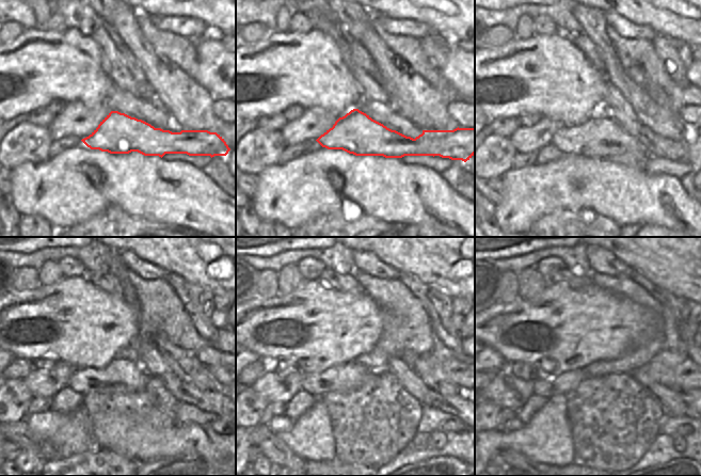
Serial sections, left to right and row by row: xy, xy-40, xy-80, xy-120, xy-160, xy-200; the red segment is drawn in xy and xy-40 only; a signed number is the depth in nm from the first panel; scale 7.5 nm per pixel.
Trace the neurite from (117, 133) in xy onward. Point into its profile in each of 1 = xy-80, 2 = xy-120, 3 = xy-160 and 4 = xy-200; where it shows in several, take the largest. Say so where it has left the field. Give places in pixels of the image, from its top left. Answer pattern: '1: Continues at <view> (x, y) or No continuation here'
1: Continues at xy-80 (600, 137)
2: Continues at xy-120 (121, 375)
3: Continues at xy-160 (346, 377)
4: Continues at xy-200 (568, 381)

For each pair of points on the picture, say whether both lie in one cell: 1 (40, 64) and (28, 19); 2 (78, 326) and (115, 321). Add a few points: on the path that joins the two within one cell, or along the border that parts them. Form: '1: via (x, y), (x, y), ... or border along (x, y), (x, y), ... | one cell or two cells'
1: border along (35, 27), (24, 30) | two cells
2: via (88, 326), (102, 326), (106, 323) | one cell

